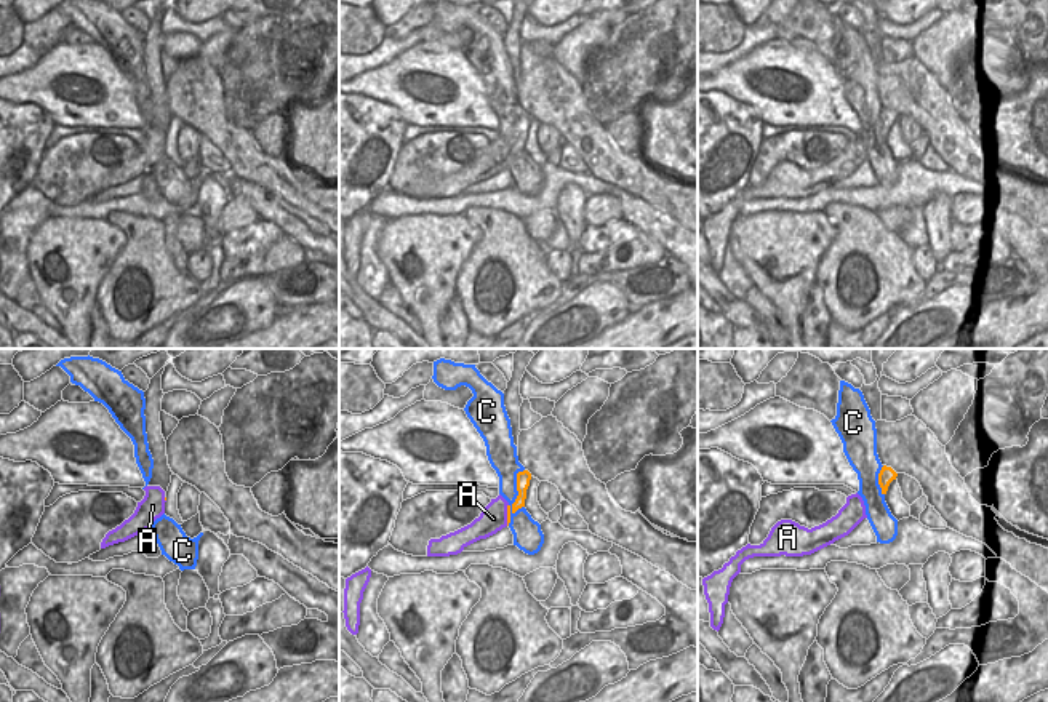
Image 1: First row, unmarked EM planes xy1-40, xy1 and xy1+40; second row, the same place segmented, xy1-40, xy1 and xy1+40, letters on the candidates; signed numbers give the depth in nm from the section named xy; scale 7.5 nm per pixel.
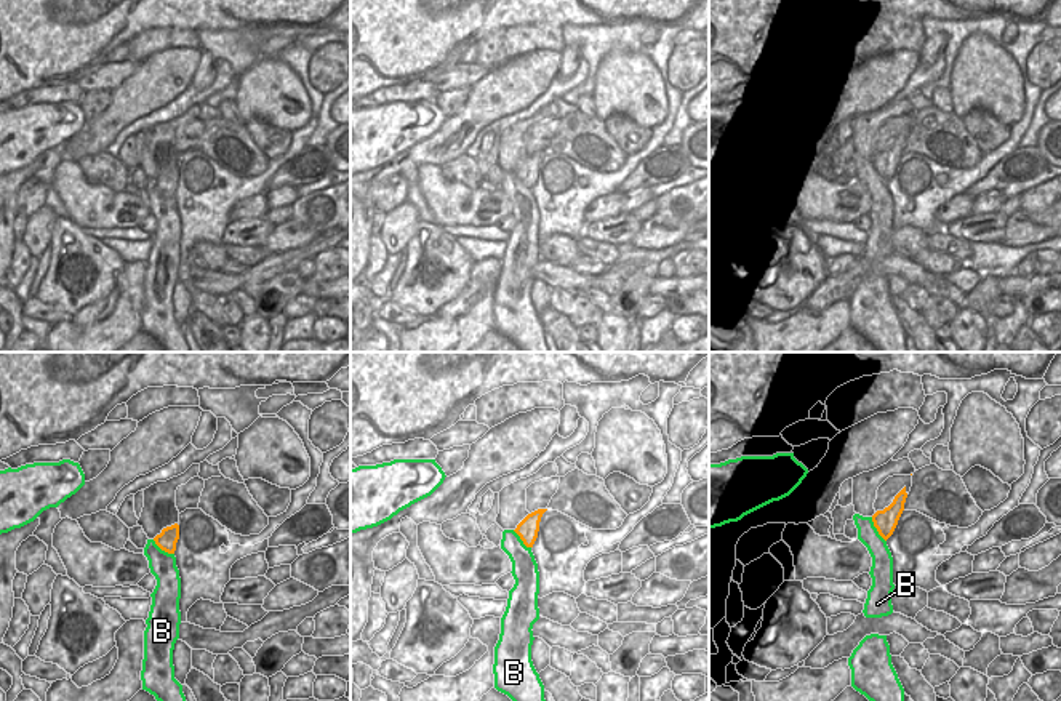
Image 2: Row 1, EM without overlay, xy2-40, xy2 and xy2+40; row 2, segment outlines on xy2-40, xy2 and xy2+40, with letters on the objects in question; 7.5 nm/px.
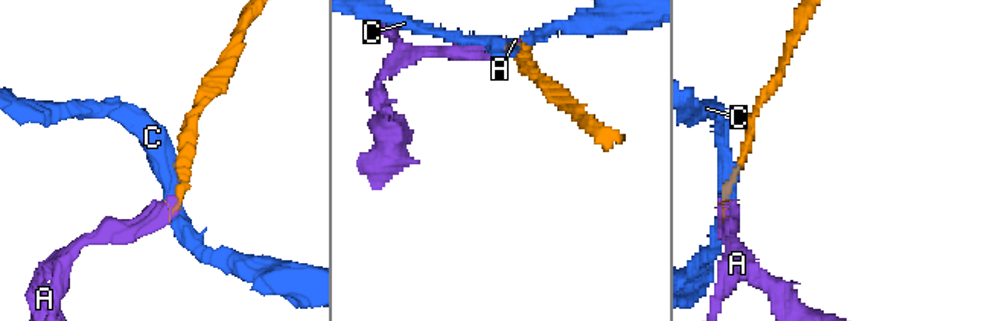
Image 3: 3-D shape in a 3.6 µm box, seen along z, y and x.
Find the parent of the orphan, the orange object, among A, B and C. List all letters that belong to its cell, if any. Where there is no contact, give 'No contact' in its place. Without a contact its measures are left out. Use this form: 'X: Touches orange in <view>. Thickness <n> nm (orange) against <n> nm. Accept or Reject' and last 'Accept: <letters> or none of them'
A: Touches orange in xy1. Thickness 20 nm (orange) against 200 nm. Accept
B: Touches orange in xy2+40. Thickness 170 nm (orange) against 170 nm. Reject
C: Touches orange in xy1. Thickness 100 nm (orange) against 190 nm. Reject
Accept: A.

